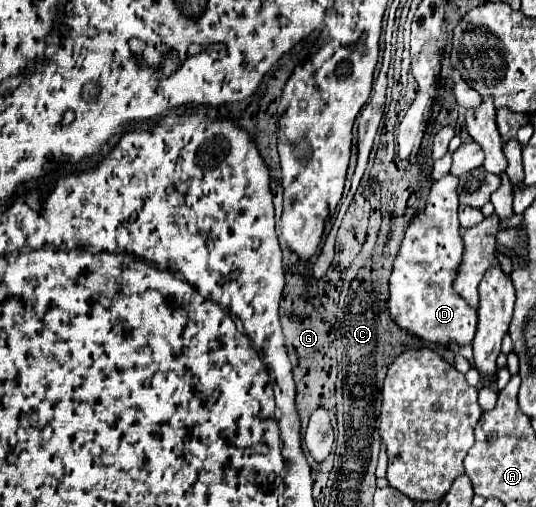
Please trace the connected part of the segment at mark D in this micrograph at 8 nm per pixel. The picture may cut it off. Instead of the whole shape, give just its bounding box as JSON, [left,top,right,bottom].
[390,175,476,347]

